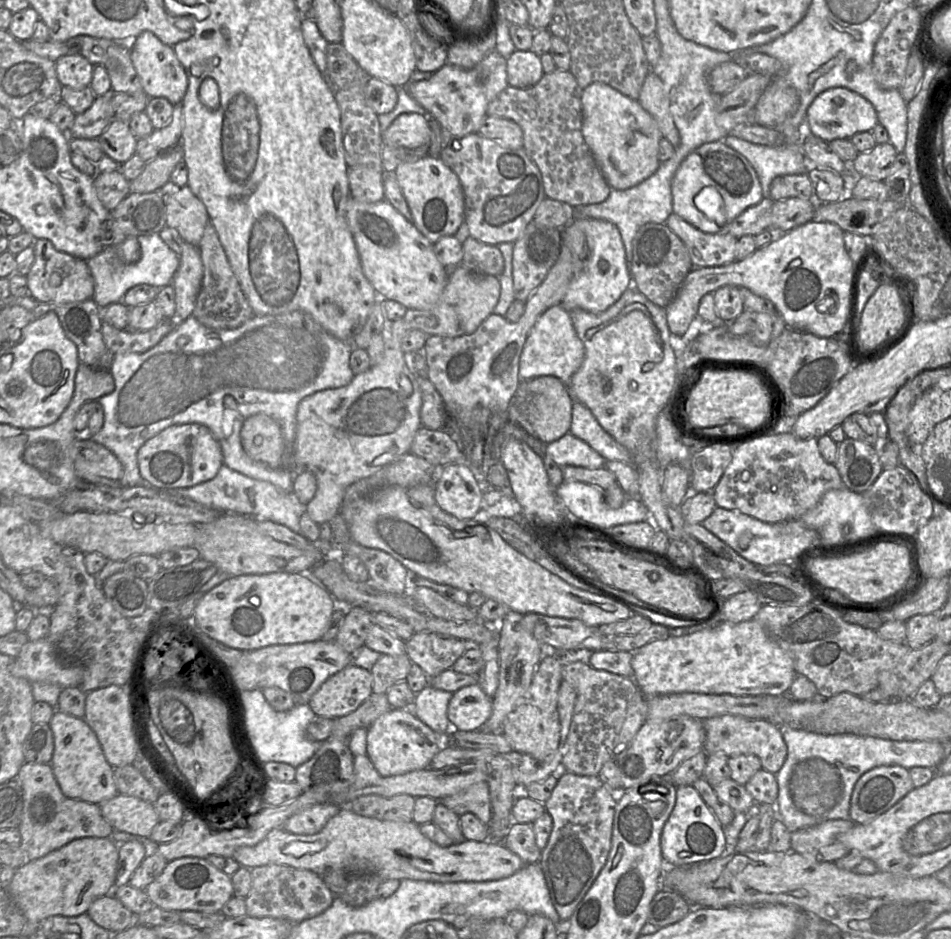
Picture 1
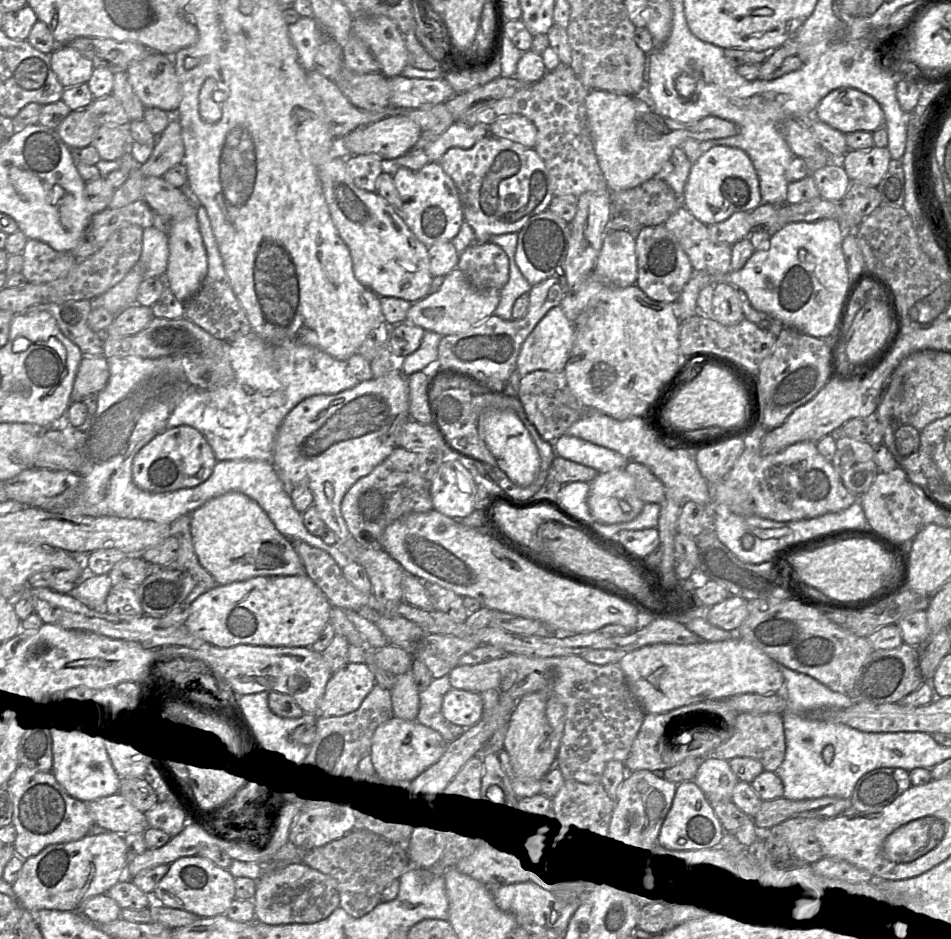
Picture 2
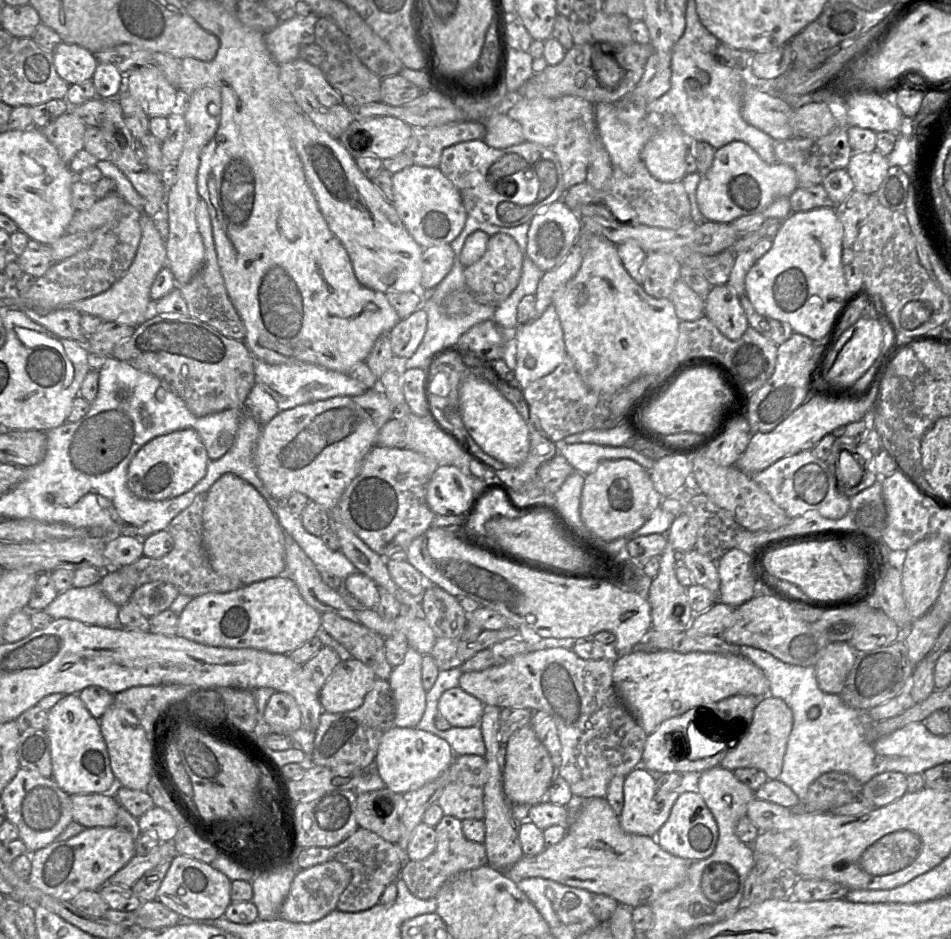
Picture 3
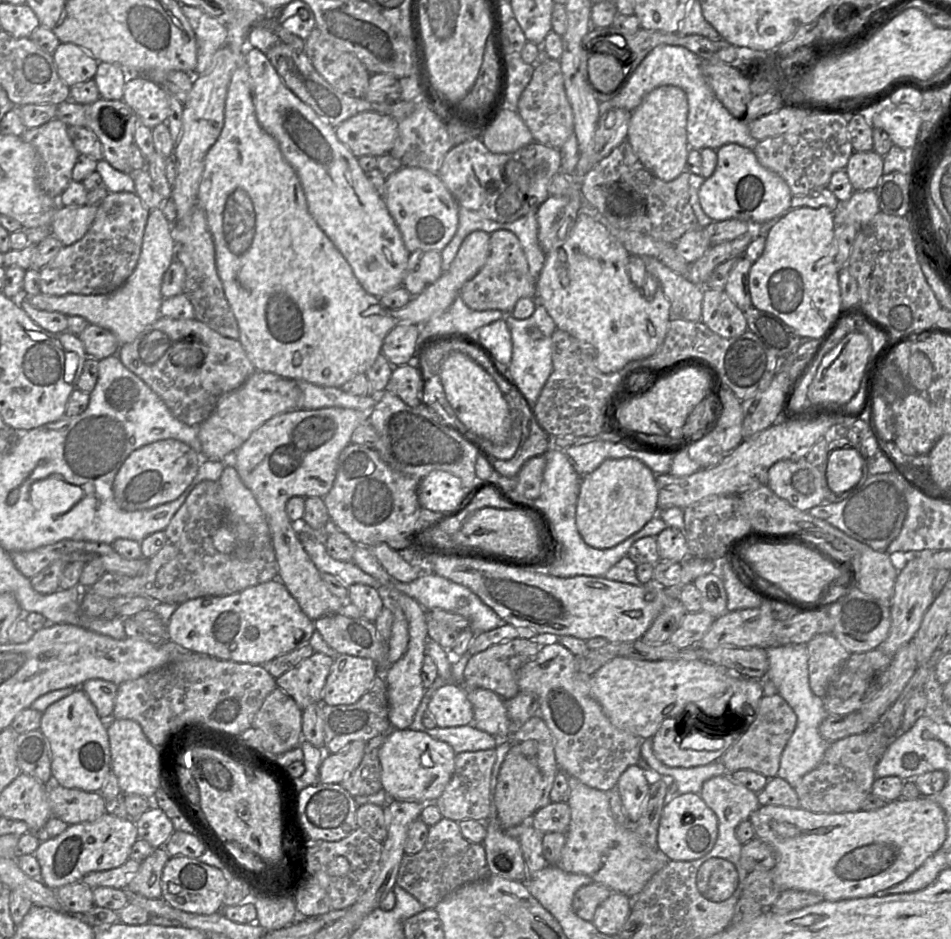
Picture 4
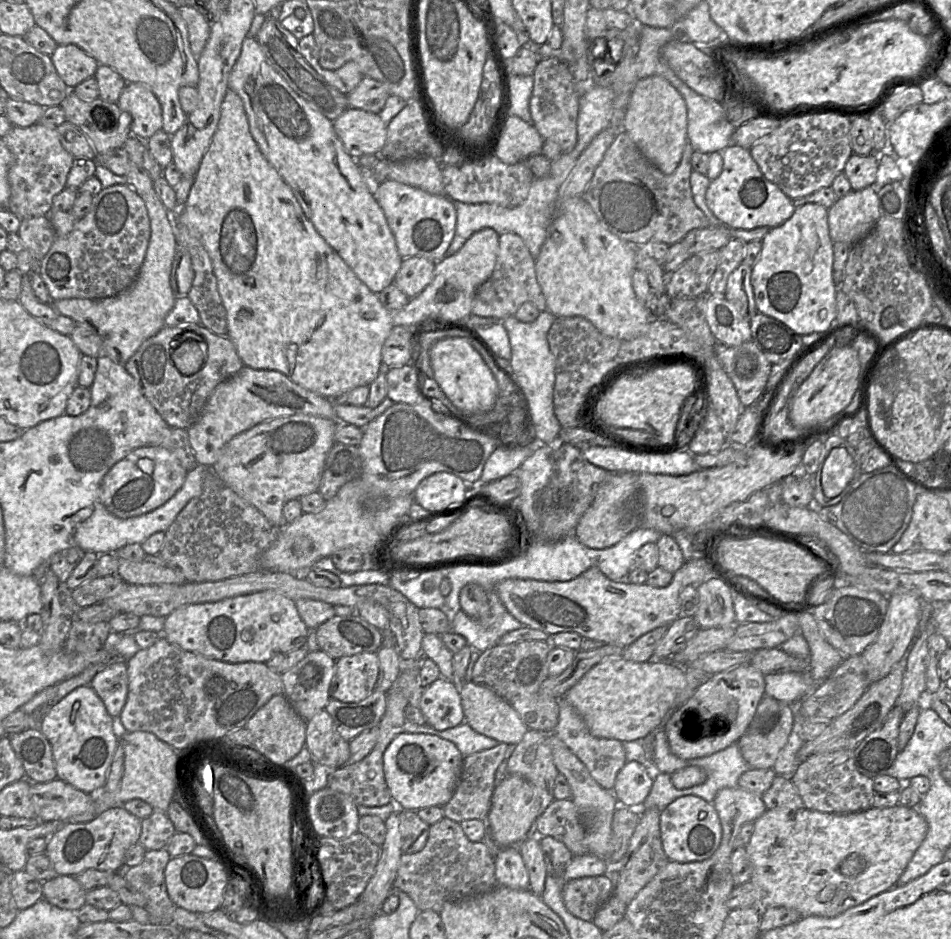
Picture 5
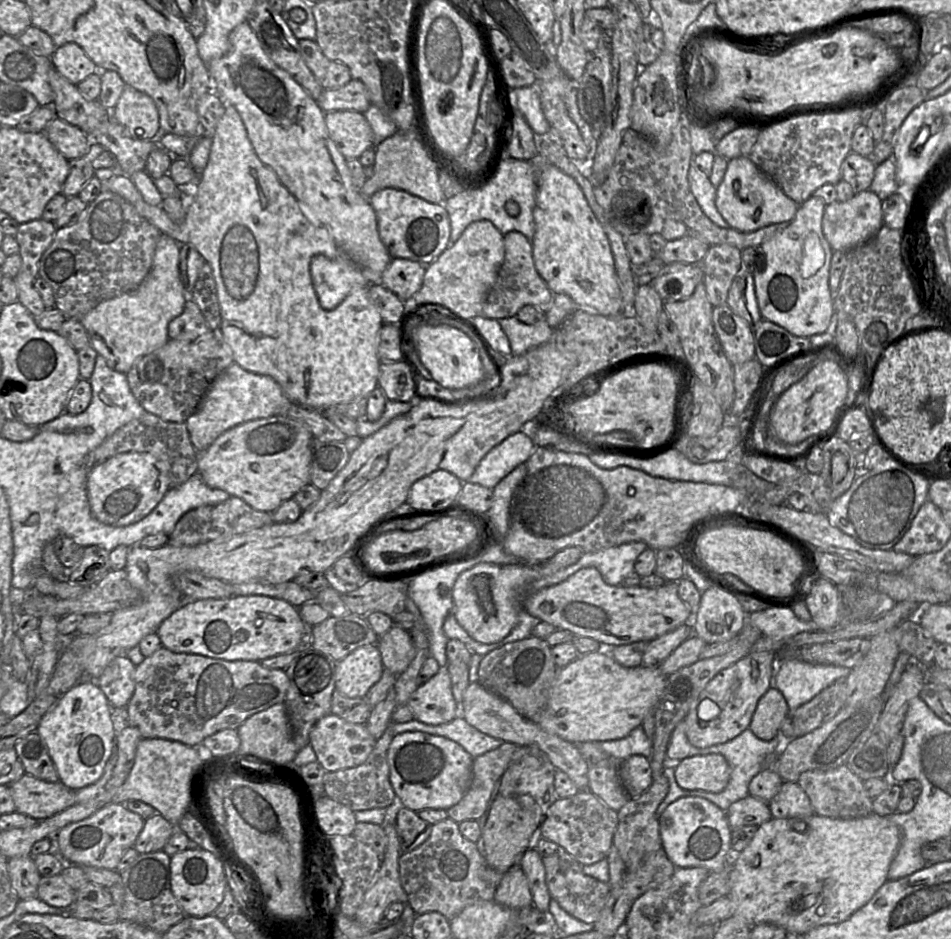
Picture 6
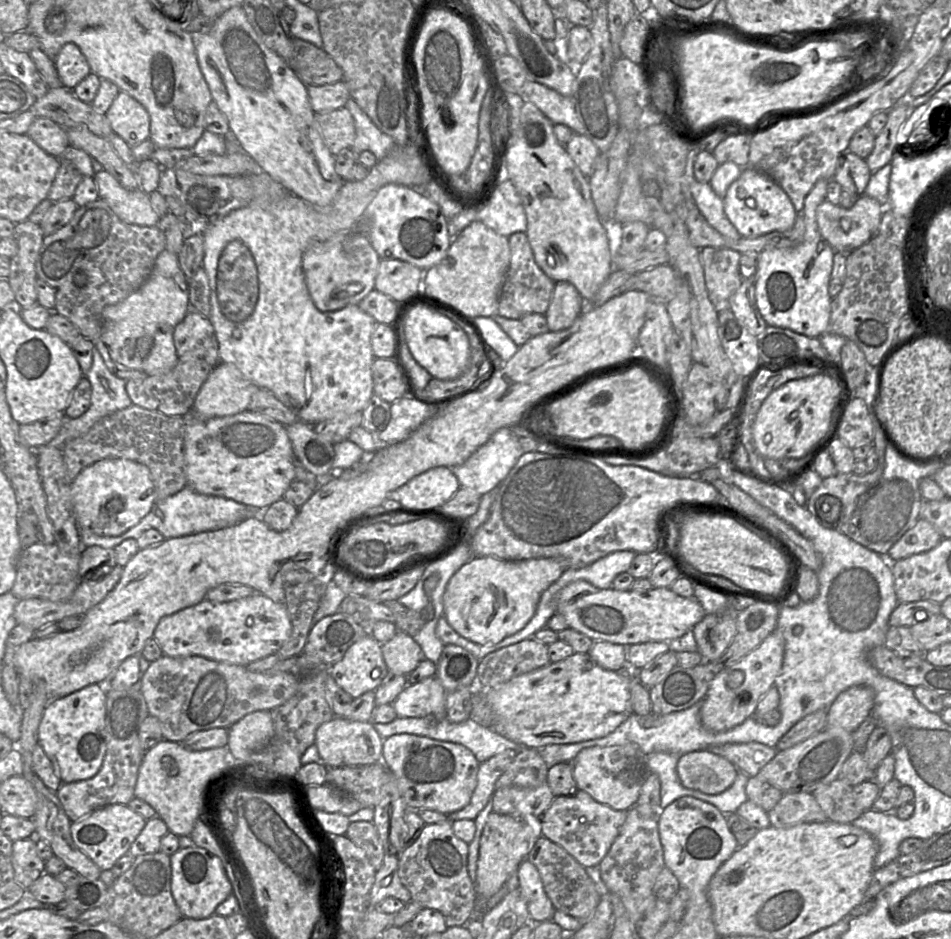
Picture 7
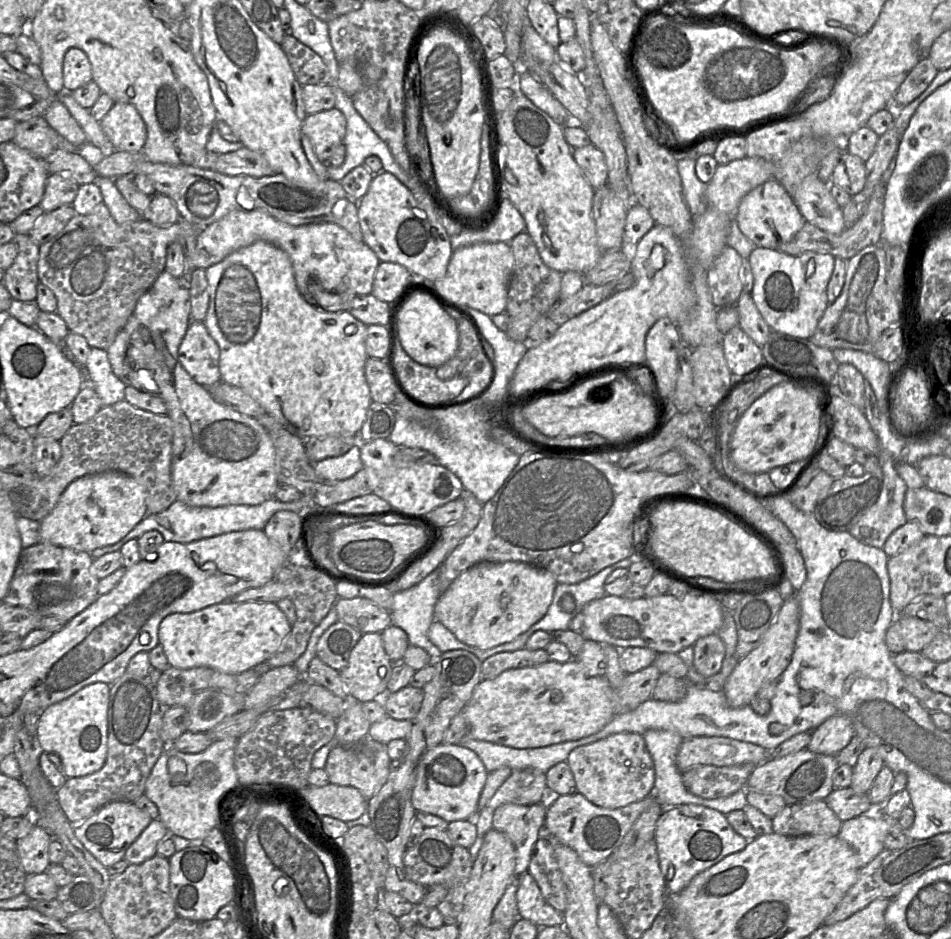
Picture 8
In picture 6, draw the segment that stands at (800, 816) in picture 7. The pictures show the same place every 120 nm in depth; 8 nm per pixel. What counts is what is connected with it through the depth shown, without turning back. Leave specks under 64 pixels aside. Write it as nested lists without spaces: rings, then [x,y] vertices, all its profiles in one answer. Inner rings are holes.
[[[784,781],[778,793],[768,802],[772,818],[809,816],[813,808],[807,794],[796,782]]]

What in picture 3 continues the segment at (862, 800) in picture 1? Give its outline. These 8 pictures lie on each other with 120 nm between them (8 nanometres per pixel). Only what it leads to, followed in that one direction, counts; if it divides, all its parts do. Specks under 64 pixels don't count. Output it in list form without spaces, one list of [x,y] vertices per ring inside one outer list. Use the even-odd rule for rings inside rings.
[[[884,772],[863,784],[860,796],[873,808],[881,808],[905,793],[907,793],[907,776],[900,772]]]

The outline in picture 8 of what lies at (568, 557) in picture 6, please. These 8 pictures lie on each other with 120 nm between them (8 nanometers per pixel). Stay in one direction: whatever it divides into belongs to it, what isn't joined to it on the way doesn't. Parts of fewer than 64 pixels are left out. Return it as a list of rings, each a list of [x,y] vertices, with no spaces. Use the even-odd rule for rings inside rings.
[[[506,561],[506,562],[480,562],[467,570],[463,571],[451,584],[450,586],[440,595],[436,605],[434,607],[435,620],[441,622],[447,629],[449,629],[455,637],[463,643],[470,646],[477,647],[482,650],[494,648],[498,645],[510,642],[518,637],[520,634],[526,632],[532,625],[538,622],[547,613],[547,610],[552,602],[555,588],[558,582],[549,570],[517,561]]]

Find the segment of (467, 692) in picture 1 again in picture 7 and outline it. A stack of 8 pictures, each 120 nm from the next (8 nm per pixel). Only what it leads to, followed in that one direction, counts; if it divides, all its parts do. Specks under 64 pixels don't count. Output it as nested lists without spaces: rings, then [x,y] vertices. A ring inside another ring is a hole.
[[[436,676],[408,684],[391,704],[398,717],[446,718],[447,693]]]

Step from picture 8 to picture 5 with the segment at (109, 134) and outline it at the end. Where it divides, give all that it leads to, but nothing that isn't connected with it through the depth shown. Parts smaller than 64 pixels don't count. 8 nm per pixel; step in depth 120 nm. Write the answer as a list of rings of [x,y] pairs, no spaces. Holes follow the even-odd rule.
[[[127,83],[117,104],[131,118],[131,134],[147,141],[162,129],[162,108],[152,90],[142,83]]]

